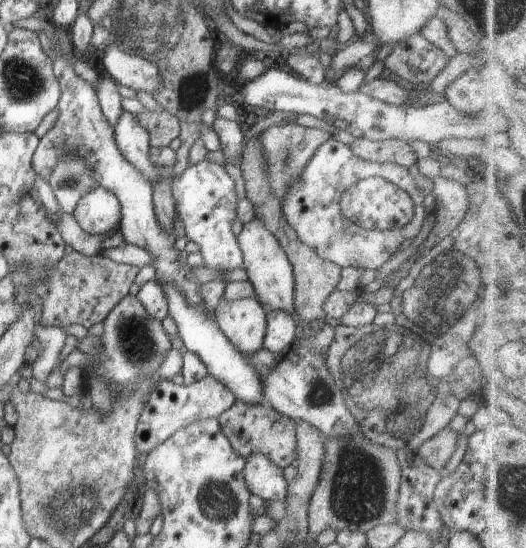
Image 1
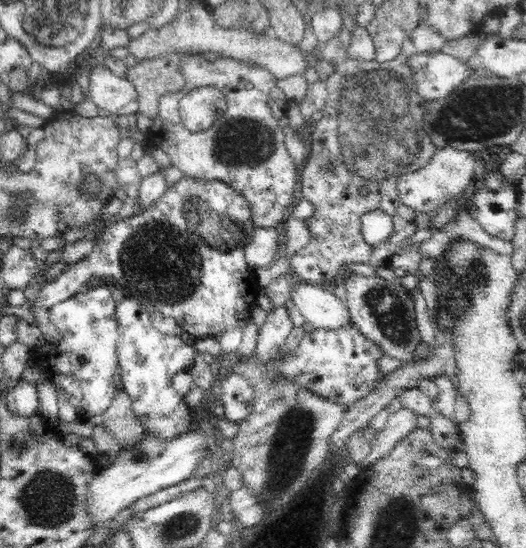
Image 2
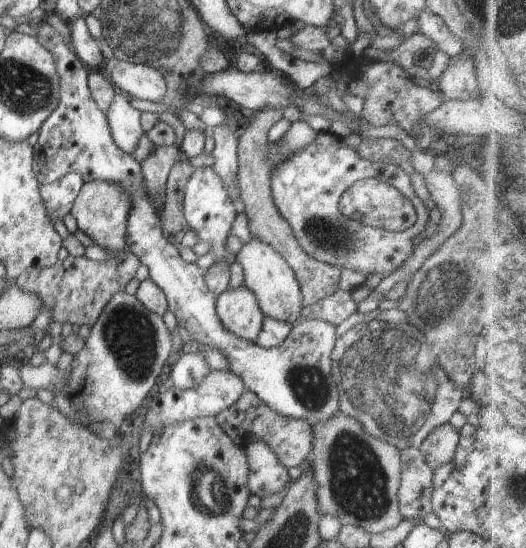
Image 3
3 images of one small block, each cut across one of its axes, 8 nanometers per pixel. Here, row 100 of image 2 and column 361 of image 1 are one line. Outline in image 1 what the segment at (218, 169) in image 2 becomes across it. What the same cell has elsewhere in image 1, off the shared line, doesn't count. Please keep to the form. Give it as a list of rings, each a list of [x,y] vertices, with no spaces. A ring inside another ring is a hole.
[[[331,136],[316,149],[302,169],[301,175],[287,188],[281,200],[281,211],[298,238],[322,260],[333,262],[342,269],[344,267],[379,269],[392,254],[403,248],[403,243],[407,239],[414,239],[419,234],[426,220],[427,211],[423,205],[425,195],[416,187],[417,181],[422,181],[421,176],[410,174],[406,167],[359,159],[349,145]],[[368,177],[382,177],[394,182],[398,188],[404,189],[412,197],[415,213],[404,228],[393,231],[365,229],[341,215],[339,202],[343,192],[359,180]]]

